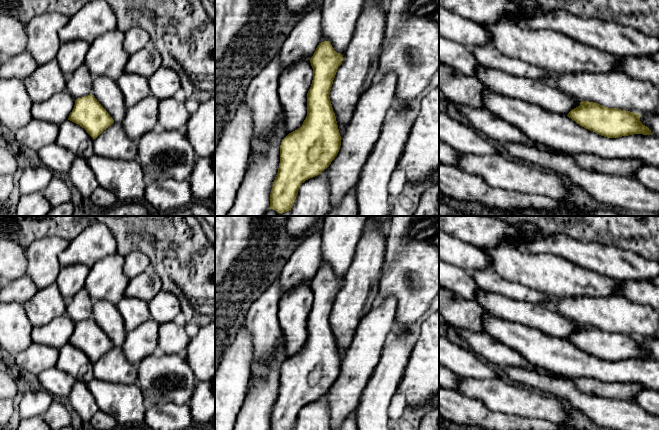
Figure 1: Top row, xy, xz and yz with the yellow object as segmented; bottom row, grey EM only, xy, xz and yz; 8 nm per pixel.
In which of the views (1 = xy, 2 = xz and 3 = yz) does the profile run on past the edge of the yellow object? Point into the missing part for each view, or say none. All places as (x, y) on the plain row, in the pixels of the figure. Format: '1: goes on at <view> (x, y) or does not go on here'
1: does not go on here
2: does not go on here
3: does not go on here

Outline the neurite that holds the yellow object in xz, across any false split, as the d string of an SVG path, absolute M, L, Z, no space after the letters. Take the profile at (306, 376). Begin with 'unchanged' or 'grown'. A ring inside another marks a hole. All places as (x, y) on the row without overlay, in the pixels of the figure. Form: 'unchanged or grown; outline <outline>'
unchanged; outline M329 265L319 267L310 283L313 292L313 304L307 317L307 340L302 350L289 357L281 366L280 387L270 417L270 430L293 430L300 410L306 404L321 398L327 391L329 391L339 376L341 360L329 319L337 293L342 285L343 279L337 277Z

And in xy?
unchanged; outline M92 318L75 324L68 344L84 352L93 363L114 347L110 338Z

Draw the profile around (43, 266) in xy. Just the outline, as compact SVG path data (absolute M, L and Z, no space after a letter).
M44 237L35 240L25 250L27 275L38 290L42 290L57 280L61 269L59 254L69 245L69 241L59 237Z

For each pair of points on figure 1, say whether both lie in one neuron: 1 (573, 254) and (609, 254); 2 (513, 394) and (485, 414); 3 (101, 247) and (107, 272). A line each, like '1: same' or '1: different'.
1: same
2: different
3: different

